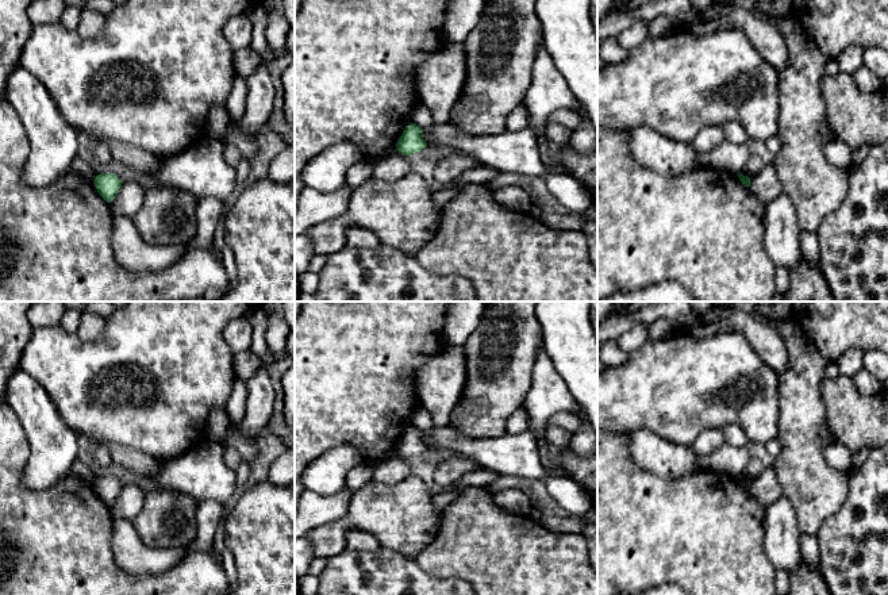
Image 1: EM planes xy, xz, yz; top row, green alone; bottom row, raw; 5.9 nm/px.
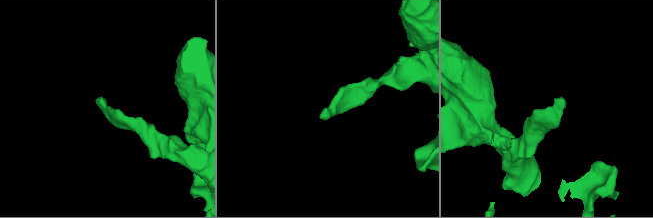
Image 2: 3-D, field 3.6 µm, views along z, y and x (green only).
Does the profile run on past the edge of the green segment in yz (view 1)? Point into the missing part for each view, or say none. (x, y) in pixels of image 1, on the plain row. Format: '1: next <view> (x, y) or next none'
1: next none

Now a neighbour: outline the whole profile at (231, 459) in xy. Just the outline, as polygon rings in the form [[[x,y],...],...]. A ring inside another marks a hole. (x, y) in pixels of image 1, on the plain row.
[[[222,442],[222,448],[223,448],[223,461],[224,461],[224,464],[231,471],[237,472],[238,465],[242,461],[238,452],[232,446],[230,446],[230,445],[224,444],[224,442]]]

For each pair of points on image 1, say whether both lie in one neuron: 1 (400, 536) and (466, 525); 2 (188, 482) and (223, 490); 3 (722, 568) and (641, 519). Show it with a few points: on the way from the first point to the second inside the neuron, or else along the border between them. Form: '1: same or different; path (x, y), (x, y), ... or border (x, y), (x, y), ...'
1: different; border (442, 510), (435, 537), (418, 555)
2: same; path (196, 482), (215, 482)
3: same; path (702, 548), (684, 530), (661, 530)

